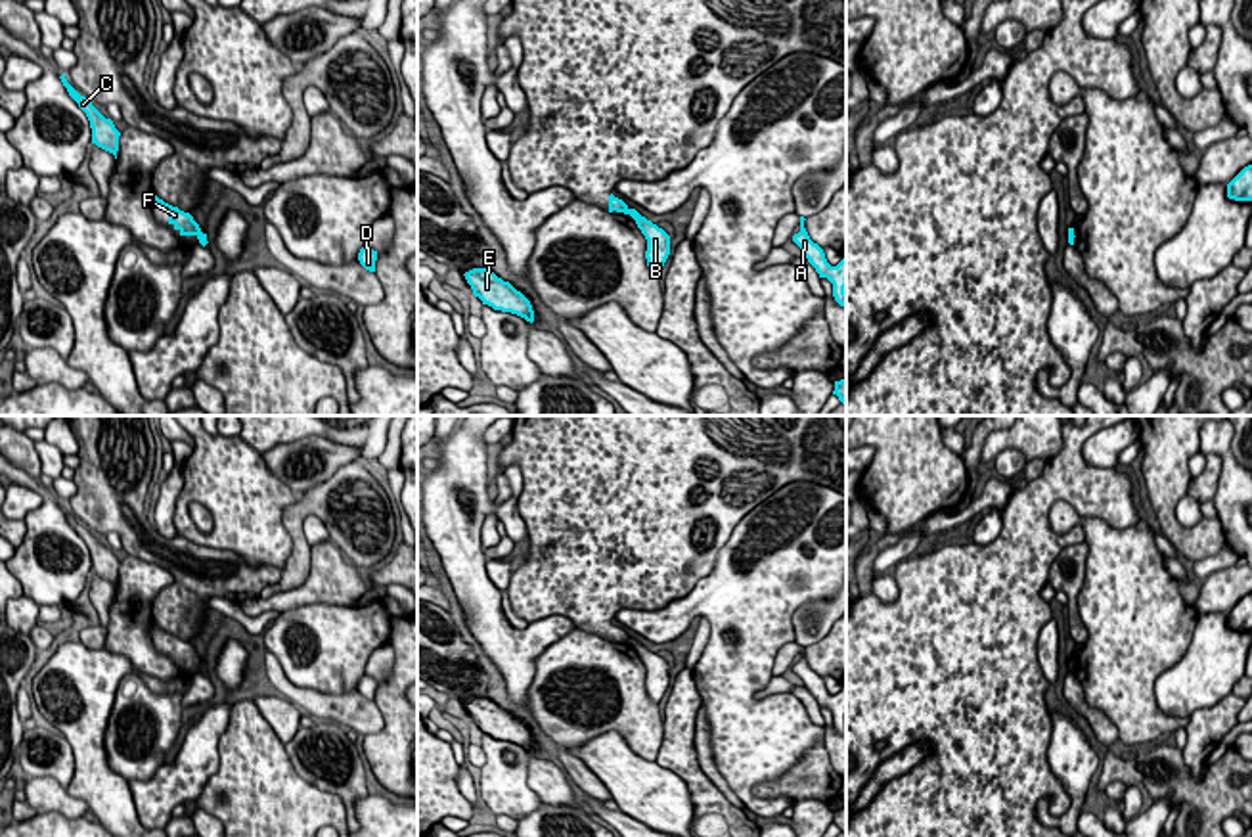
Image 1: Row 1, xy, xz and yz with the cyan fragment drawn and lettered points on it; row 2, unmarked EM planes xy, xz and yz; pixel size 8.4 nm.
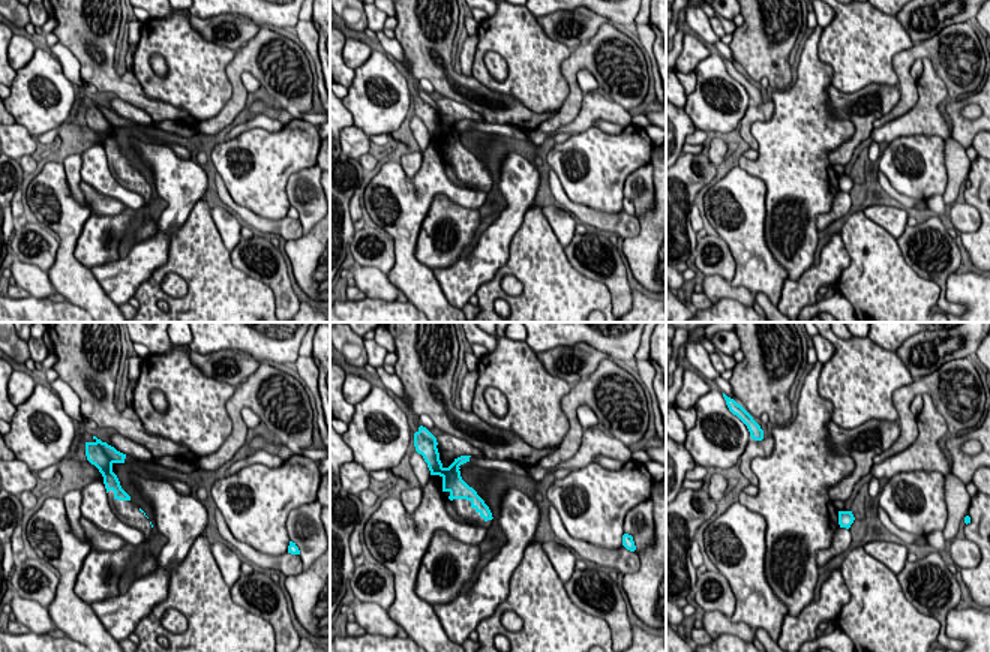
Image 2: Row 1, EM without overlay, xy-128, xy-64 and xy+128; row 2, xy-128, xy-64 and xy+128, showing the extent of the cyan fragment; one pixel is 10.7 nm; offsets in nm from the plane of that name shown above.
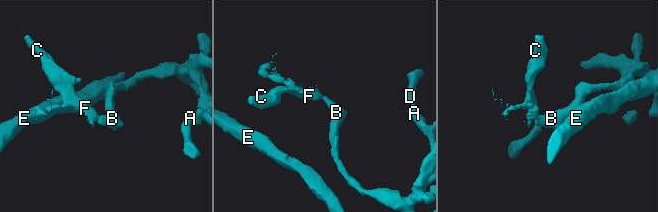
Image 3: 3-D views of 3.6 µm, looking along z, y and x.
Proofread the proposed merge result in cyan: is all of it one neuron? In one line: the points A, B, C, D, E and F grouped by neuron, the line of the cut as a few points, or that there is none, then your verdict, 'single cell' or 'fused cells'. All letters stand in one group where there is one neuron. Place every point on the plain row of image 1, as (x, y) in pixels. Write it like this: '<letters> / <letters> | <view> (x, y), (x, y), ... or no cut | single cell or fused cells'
A B D E / C F | xz (628, 638), (625, 642) | fused cells

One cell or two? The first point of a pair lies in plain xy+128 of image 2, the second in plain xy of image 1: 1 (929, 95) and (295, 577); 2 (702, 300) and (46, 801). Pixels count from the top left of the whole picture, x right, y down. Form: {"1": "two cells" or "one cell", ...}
{"1": "two cells", "2": "two cells"}

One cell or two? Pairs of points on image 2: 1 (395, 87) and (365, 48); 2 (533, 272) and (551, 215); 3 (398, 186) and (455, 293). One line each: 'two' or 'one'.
1: two
2: two
3: two

